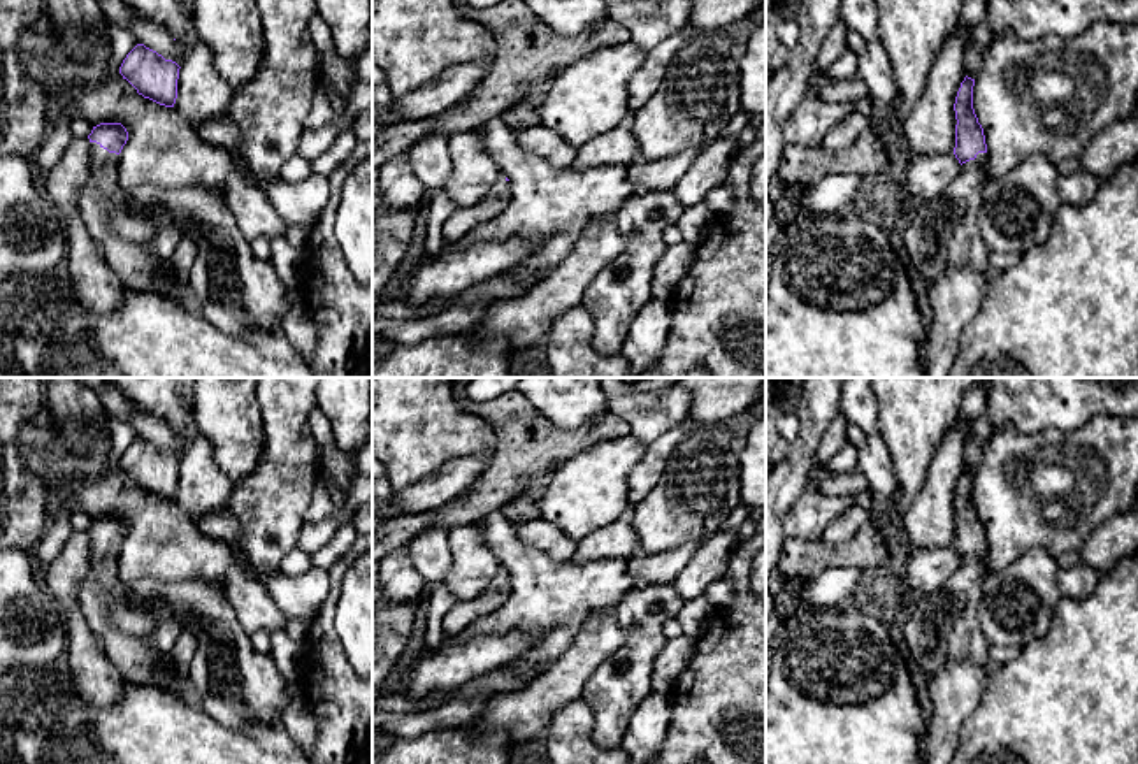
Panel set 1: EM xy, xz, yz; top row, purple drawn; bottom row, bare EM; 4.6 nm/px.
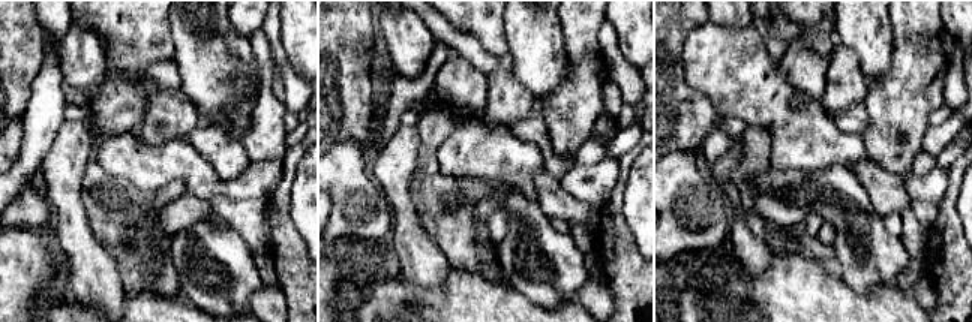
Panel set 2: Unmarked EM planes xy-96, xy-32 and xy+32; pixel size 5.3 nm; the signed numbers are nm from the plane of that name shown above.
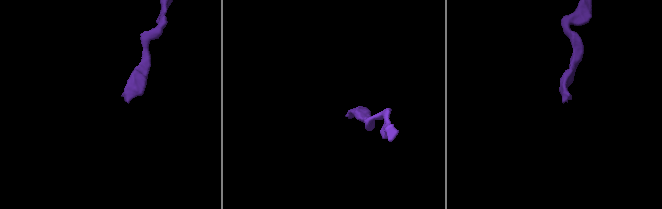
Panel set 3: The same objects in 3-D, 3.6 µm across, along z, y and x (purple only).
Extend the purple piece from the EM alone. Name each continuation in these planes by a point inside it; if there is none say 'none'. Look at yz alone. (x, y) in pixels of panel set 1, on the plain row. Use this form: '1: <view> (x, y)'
1: yz (943, 627)

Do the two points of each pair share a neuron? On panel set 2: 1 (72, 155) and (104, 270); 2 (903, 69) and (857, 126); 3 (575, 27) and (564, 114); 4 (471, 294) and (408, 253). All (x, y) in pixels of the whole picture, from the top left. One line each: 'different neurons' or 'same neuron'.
1: same neuron
2: different neurons
3: same neuron
4: different neurons

